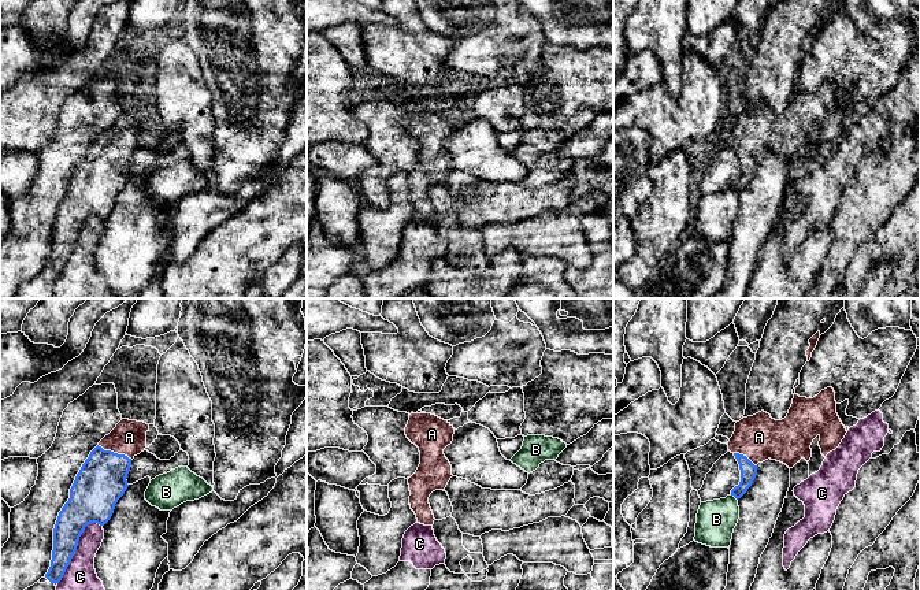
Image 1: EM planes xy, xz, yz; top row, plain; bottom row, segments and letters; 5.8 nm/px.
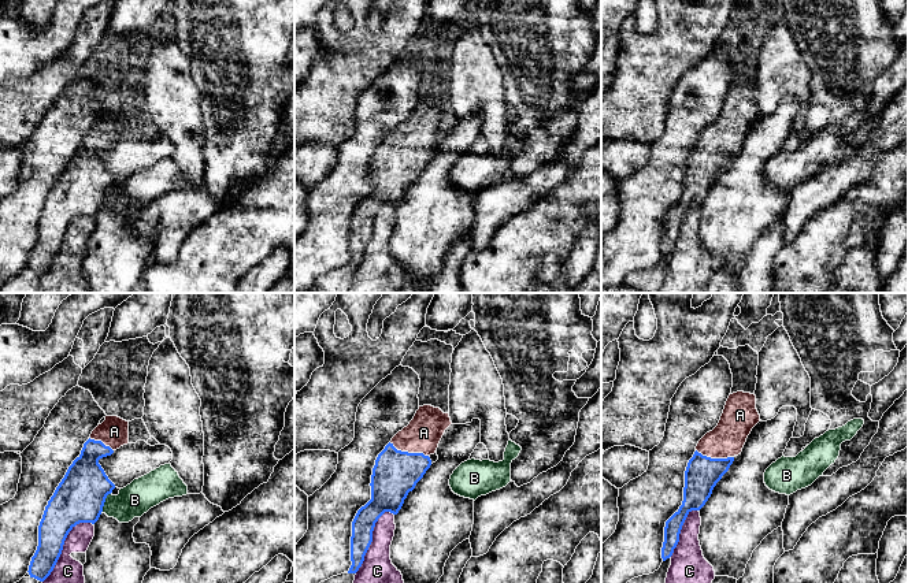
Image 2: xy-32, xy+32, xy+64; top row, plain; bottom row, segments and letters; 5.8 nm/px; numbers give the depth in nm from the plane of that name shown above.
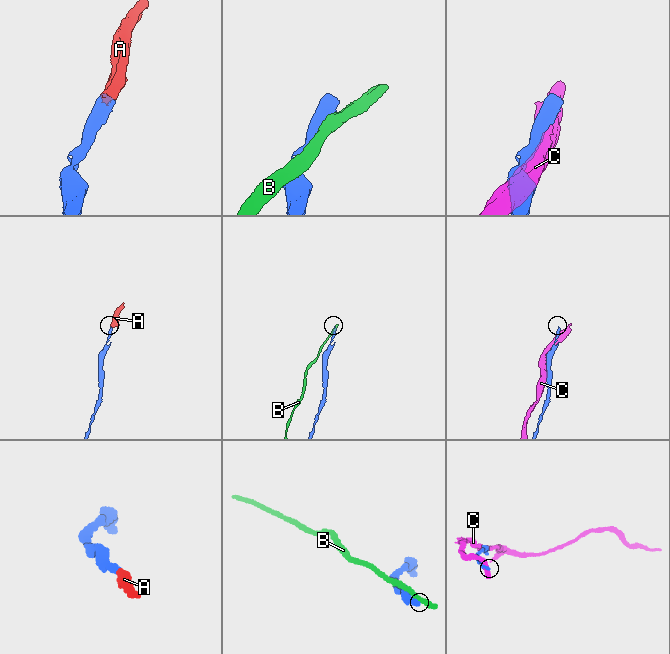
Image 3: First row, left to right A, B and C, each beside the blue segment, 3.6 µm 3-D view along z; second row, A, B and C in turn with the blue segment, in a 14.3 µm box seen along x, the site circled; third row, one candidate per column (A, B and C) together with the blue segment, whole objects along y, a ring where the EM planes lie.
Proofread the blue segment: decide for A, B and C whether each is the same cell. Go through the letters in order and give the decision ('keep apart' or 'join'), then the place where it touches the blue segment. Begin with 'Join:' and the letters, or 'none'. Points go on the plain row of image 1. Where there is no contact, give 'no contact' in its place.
Join: A
A: join; contact xy (115, 147)
B: keep apart; contact yz (734, 189)
C: keep apart; contact xy (75, 241)

